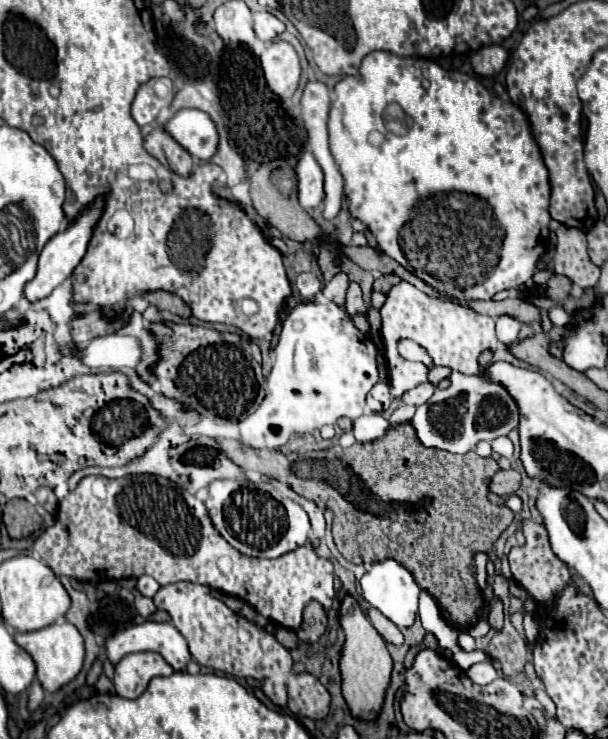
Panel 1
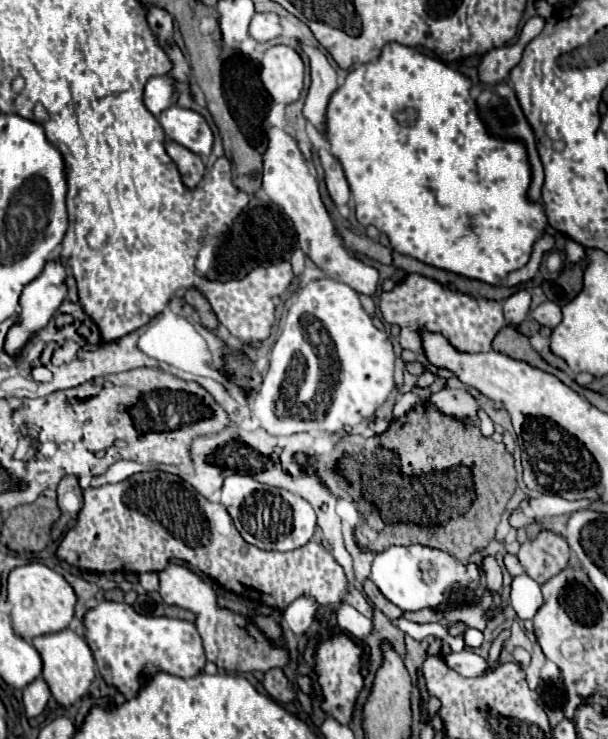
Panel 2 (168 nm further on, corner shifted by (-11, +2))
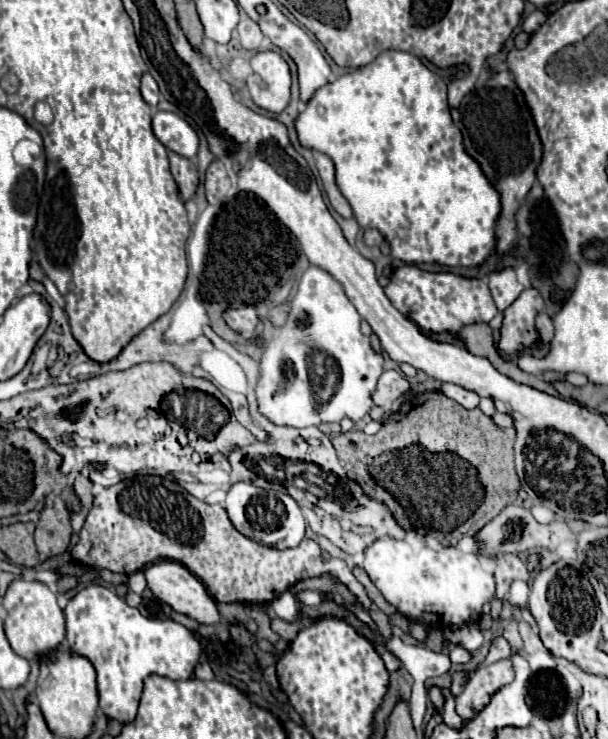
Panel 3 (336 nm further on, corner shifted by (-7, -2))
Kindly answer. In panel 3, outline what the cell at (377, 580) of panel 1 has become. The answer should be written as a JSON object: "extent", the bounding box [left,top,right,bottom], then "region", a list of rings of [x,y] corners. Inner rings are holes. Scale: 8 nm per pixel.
{"extent":[364,539,496,625],"region":[[[382,539],[366,549],[364,571],[404,617],[422,621],[426,625],[456,625],[476,623],[482,615],[482,605],[492,599],[496,591],[494,575],[488,573],[474,553],[464,553],[456,547],[440,551],[424,543],[410,543],[406,539]]]}

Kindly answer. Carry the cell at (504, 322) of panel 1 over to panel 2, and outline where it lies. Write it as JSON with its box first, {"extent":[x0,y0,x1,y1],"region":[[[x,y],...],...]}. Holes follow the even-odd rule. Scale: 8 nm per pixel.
{"extent":[502,289,530,325],"region":[[[520,289],[516,291],[514,295],[510,295],[508,299],[502,301],[504,305],[504,317],[506,317],[506,323],[510,325],[518,325],[526,319],[528,315],[528,309],[530,309],[530,293],[526,289]]]}

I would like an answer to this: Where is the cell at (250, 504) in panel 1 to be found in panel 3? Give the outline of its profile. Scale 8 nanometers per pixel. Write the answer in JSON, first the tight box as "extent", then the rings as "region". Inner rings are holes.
{"extent":[224,483,306,549],"region":[[[234,483],[226,495],[224,509],[232,521],[232,525],[248,539],[268,545],[274,549],[292,549],[298,547],[306,535],[306,519],[298,507],[298,503],[282,493],[254,487],[252,483]]]}

